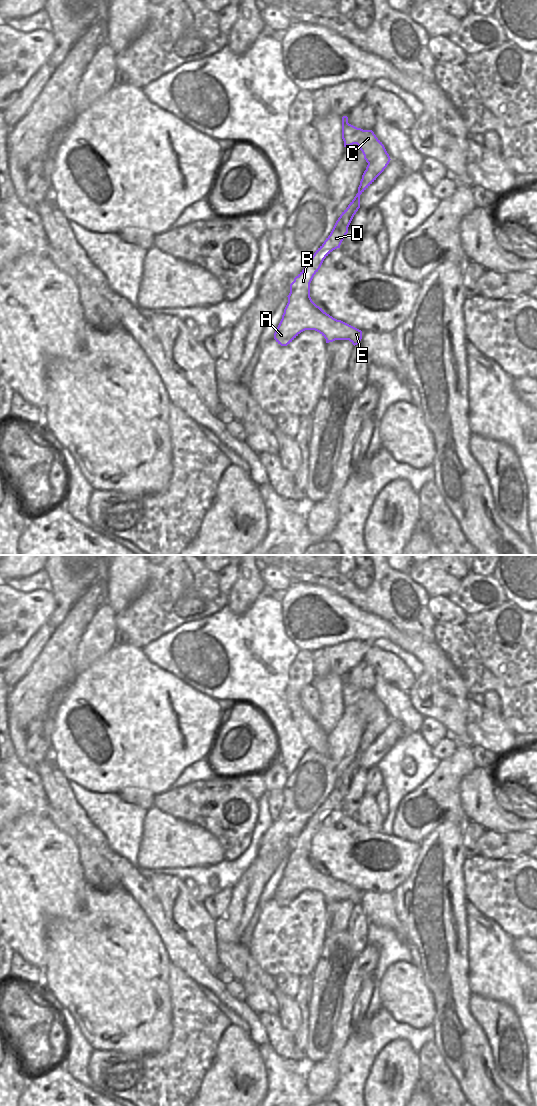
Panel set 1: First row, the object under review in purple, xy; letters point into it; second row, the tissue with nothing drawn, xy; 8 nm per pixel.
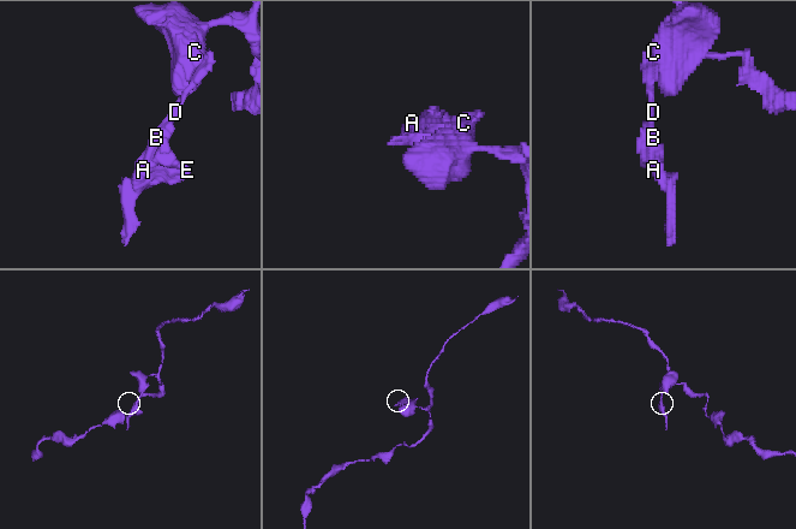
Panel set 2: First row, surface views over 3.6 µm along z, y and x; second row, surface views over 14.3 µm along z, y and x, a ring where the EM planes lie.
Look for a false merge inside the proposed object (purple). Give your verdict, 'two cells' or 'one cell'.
two cells

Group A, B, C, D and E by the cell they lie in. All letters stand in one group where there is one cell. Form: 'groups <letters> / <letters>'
groups A B D E / C

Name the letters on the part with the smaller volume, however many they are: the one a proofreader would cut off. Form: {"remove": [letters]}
{"remove": ["A", "B", "D", "E"]}

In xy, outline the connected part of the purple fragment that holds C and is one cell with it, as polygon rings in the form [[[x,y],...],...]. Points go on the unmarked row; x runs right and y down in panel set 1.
[[[347,676],[342,677],[342,699],[344,707],[358,705],[368,723],[366,730],[380,734],[389,724],[390,716],[374,692],[349,684]]]

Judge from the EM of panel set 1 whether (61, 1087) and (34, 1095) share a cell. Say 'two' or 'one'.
one

